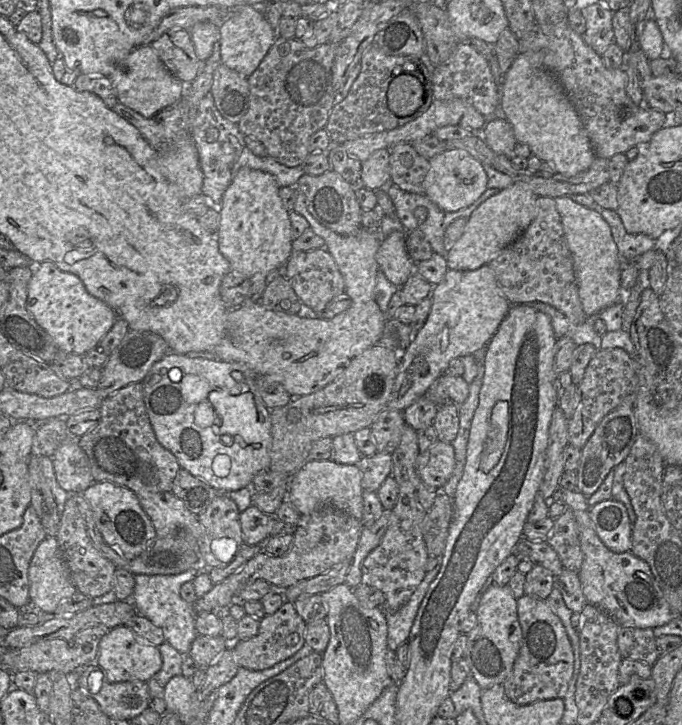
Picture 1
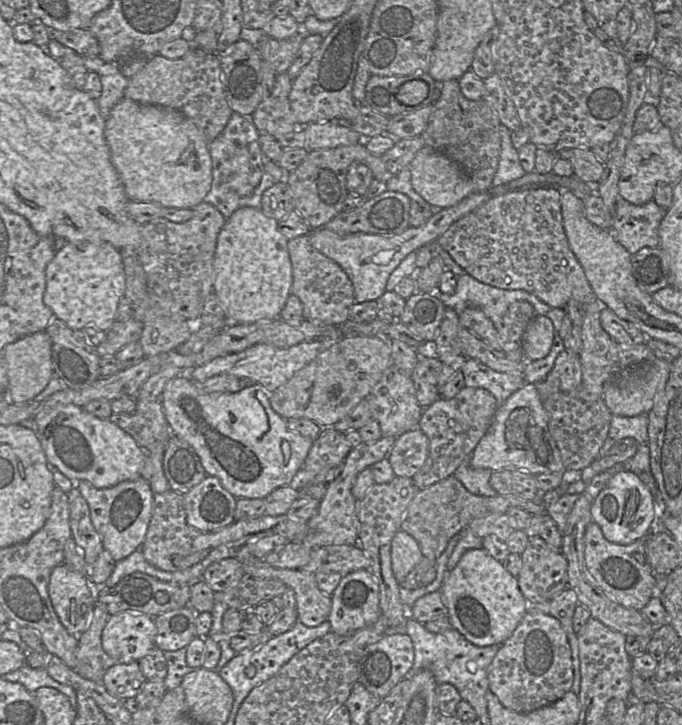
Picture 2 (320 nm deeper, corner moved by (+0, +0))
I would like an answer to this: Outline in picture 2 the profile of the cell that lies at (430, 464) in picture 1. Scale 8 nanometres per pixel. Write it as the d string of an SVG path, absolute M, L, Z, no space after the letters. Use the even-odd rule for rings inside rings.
M421 428L397 437L387 458L396 476L412 478L425 464L429 455L429 439Z

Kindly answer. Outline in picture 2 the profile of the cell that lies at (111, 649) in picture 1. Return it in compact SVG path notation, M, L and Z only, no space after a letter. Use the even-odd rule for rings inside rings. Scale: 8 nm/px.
M121 612L108 618L102 631L102 648L109 664L138 662L155 645L154 617Z

